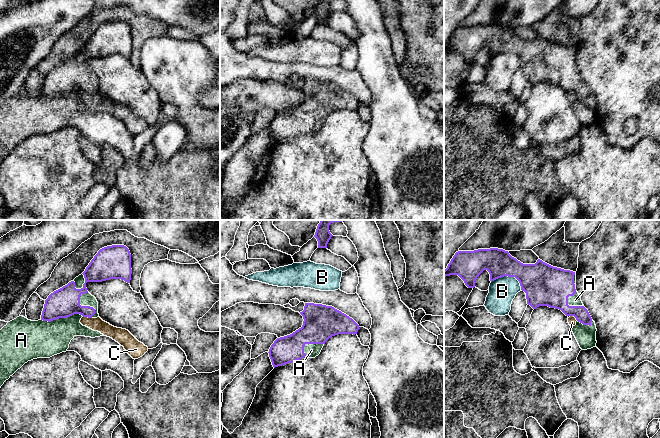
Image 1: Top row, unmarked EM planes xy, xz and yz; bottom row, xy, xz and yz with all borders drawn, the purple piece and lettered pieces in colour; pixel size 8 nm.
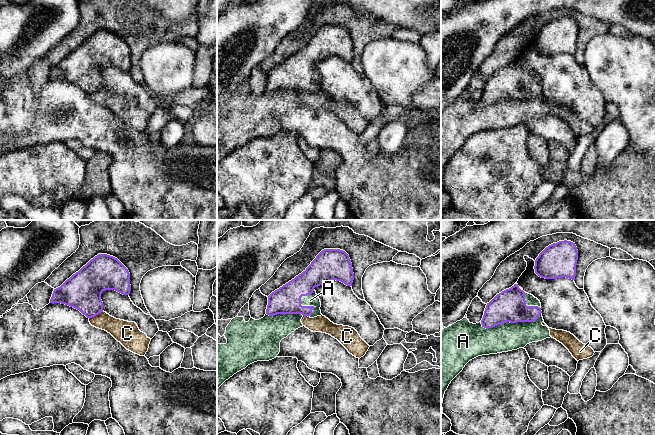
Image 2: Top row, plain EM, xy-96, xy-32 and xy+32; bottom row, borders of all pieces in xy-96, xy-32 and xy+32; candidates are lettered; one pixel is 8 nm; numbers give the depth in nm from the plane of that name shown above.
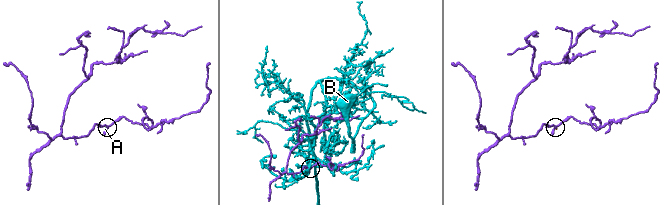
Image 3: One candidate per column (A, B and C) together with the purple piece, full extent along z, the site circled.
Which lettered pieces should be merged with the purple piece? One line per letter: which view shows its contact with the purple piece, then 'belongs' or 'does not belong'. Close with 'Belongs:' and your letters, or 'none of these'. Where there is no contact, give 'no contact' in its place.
A: contact in xy; does not belong
B: contact in yz; does not belong
C: contact in xy; does not belong
Belongs: none of these

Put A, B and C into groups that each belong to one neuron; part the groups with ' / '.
A C / B

